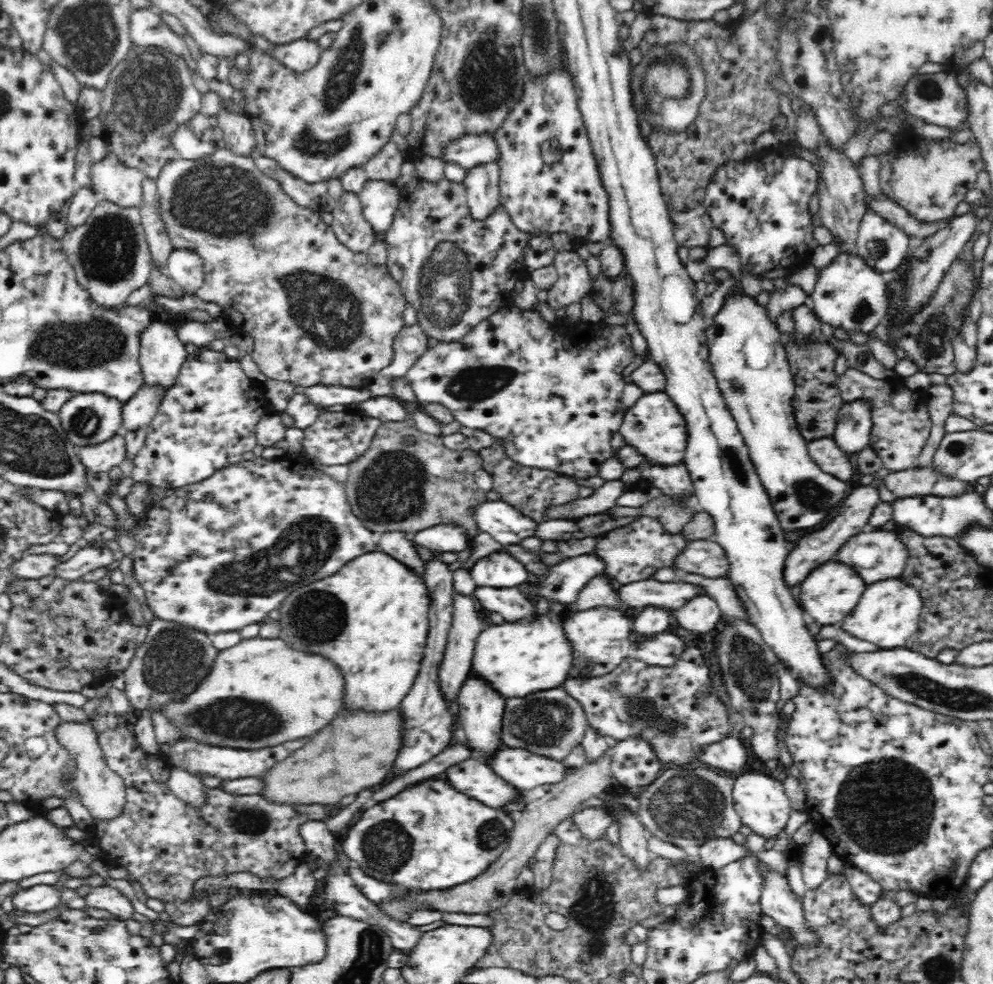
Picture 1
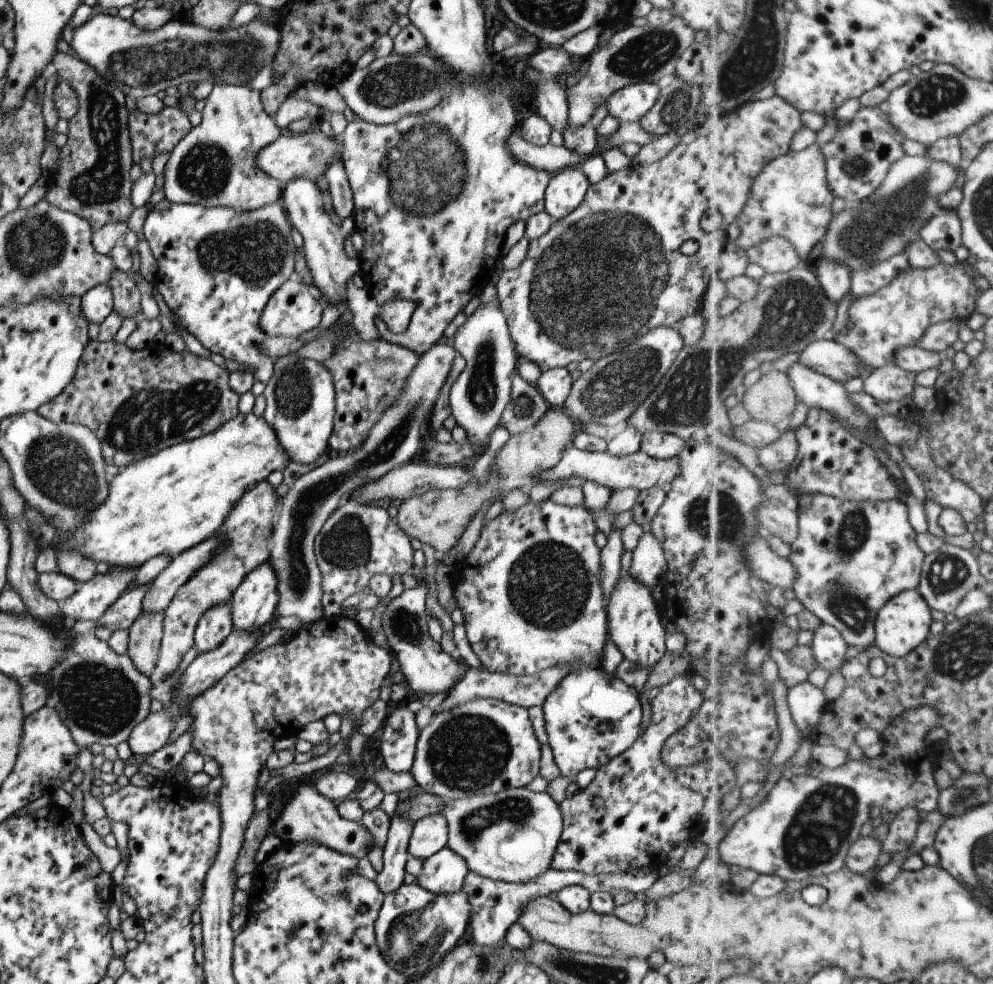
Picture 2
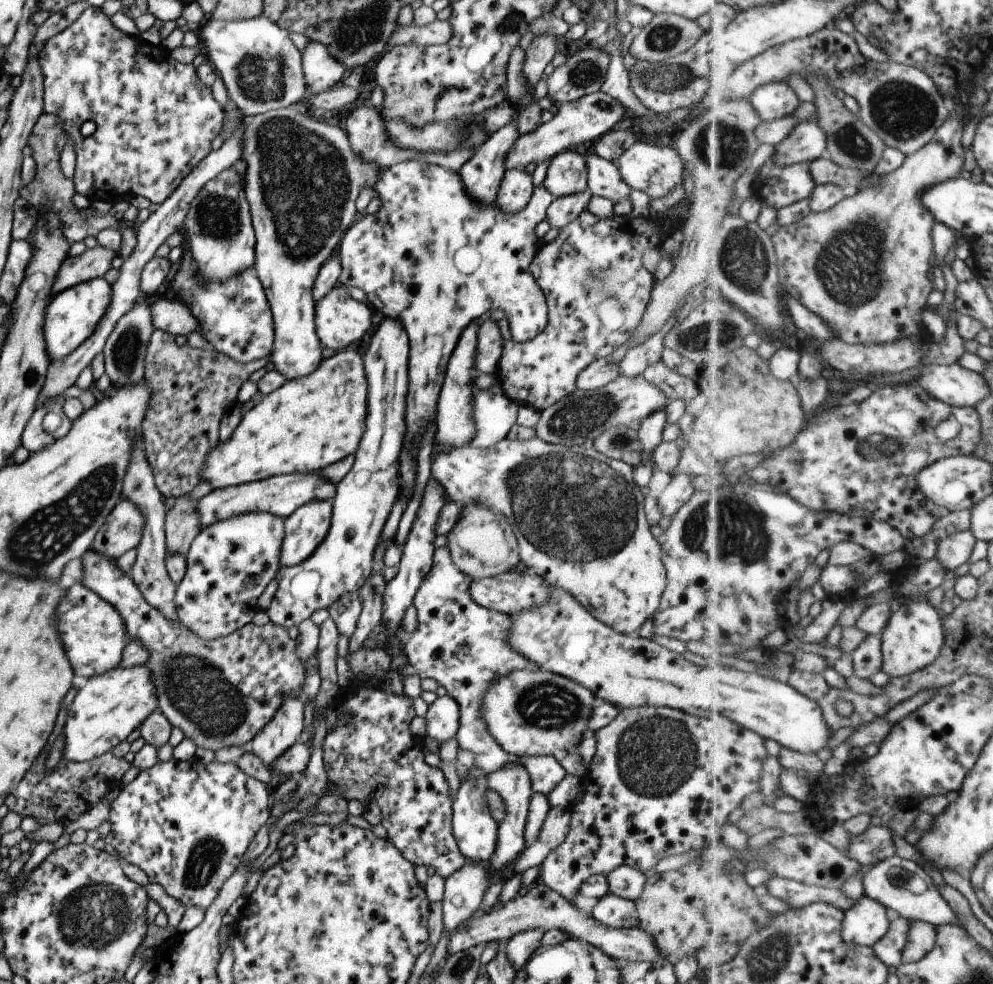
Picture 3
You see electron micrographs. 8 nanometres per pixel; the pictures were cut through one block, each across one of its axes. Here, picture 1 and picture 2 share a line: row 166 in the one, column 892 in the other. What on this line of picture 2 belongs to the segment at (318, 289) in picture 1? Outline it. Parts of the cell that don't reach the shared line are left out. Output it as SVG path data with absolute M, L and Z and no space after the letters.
M905 155L900 161L889 169L888 176L875 192L865 200L852 204L849 211L842 210L835 214L834 219L829 225L828 232L822 240L821 258L831 259L844 263L851 270L857 271L861 265L867 265L870 269L878 262L883 262L905 253L908 246L913 241L922 238L921 229L937 213L942 211L940 206L940 196L948 193L959 180L959 169L953 164L943 160L933 160L928 155L913 156Z

